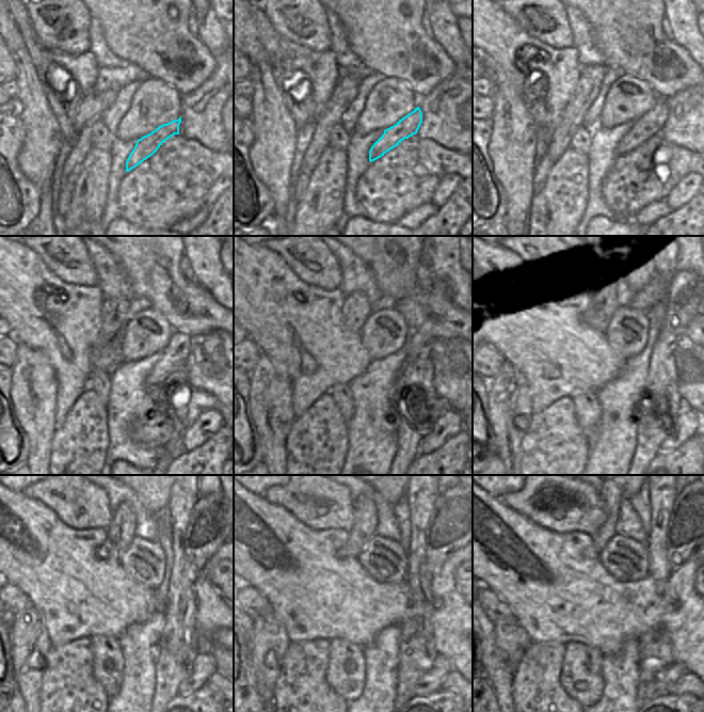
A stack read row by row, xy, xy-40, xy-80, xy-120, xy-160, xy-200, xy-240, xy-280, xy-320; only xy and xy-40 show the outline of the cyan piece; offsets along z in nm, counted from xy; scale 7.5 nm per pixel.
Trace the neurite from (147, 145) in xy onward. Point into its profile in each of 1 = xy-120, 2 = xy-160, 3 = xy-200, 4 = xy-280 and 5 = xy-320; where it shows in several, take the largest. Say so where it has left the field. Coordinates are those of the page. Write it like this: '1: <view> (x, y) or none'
1: xy-120 (175, 356)
2: xy-160 (419, 344)
3: xy-200 (685, 289)
4: xy-280 (450, 526)
5: xy-320 (689, 528)

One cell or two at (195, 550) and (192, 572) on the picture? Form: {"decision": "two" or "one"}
{"decision": "one"}

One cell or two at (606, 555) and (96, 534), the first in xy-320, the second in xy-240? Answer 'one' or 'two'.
two

